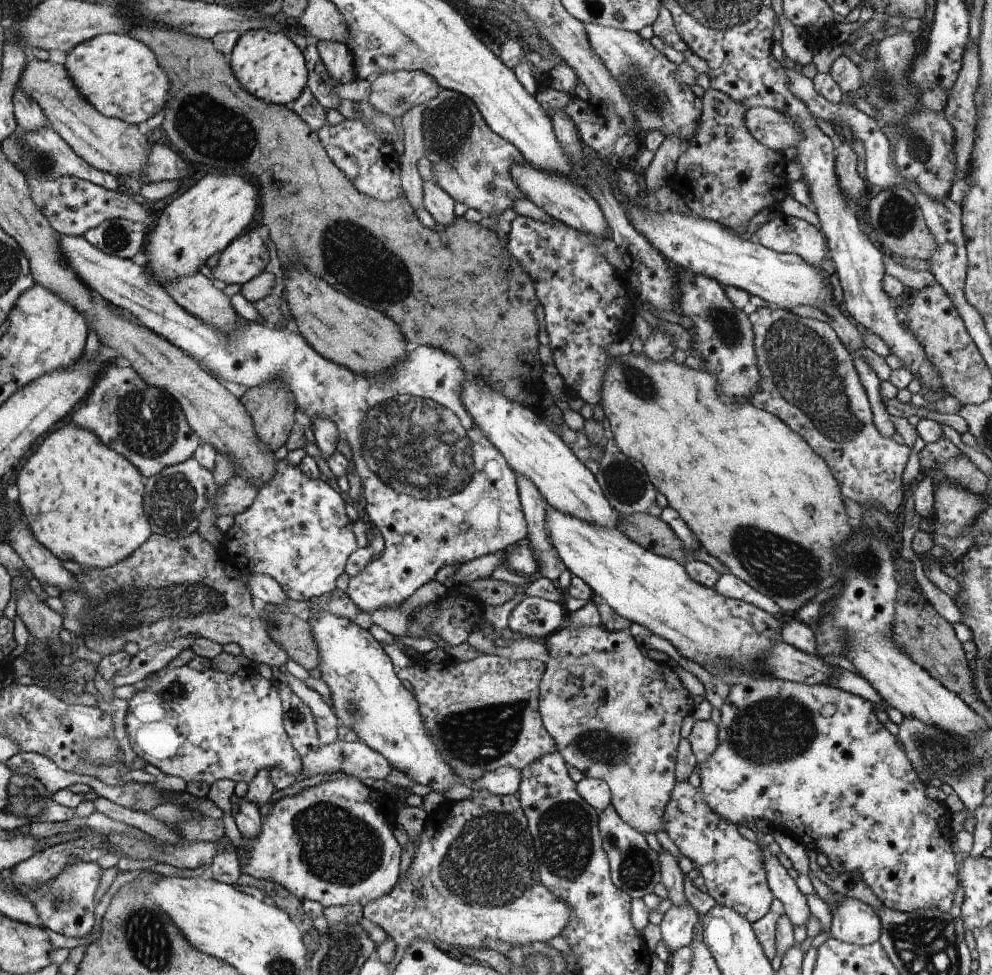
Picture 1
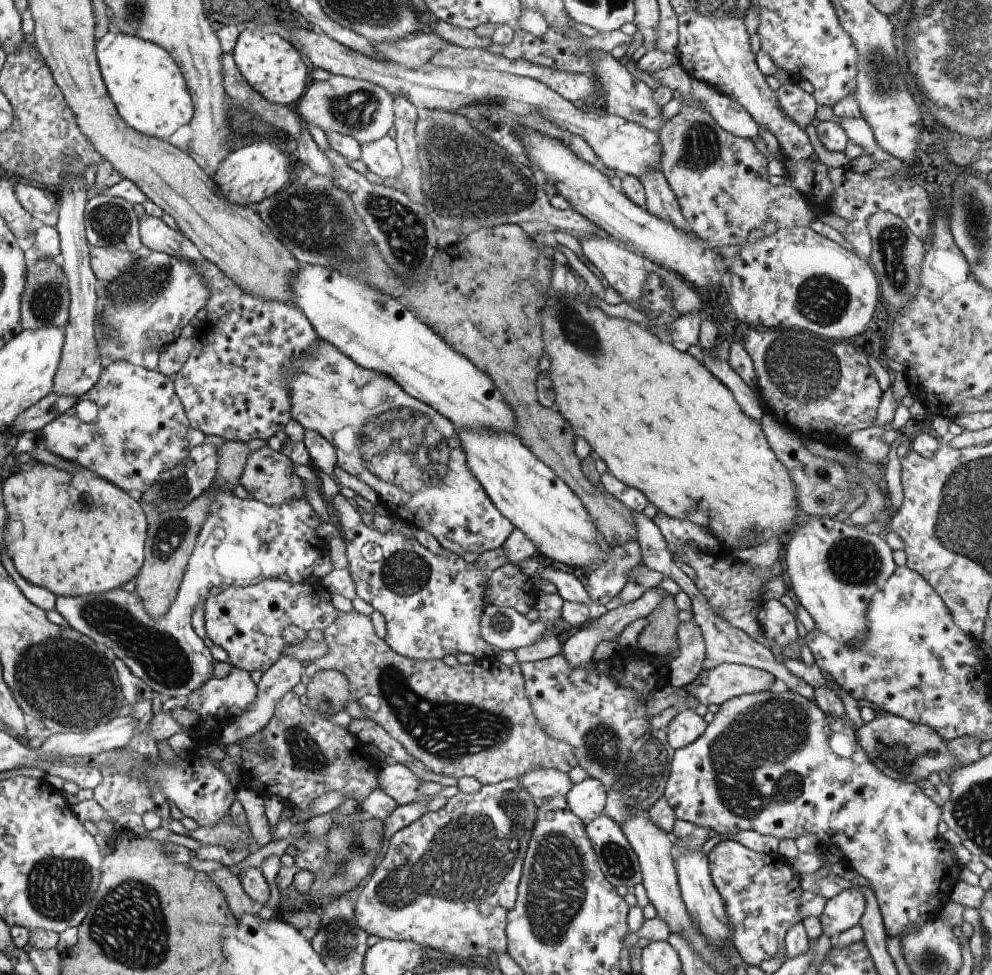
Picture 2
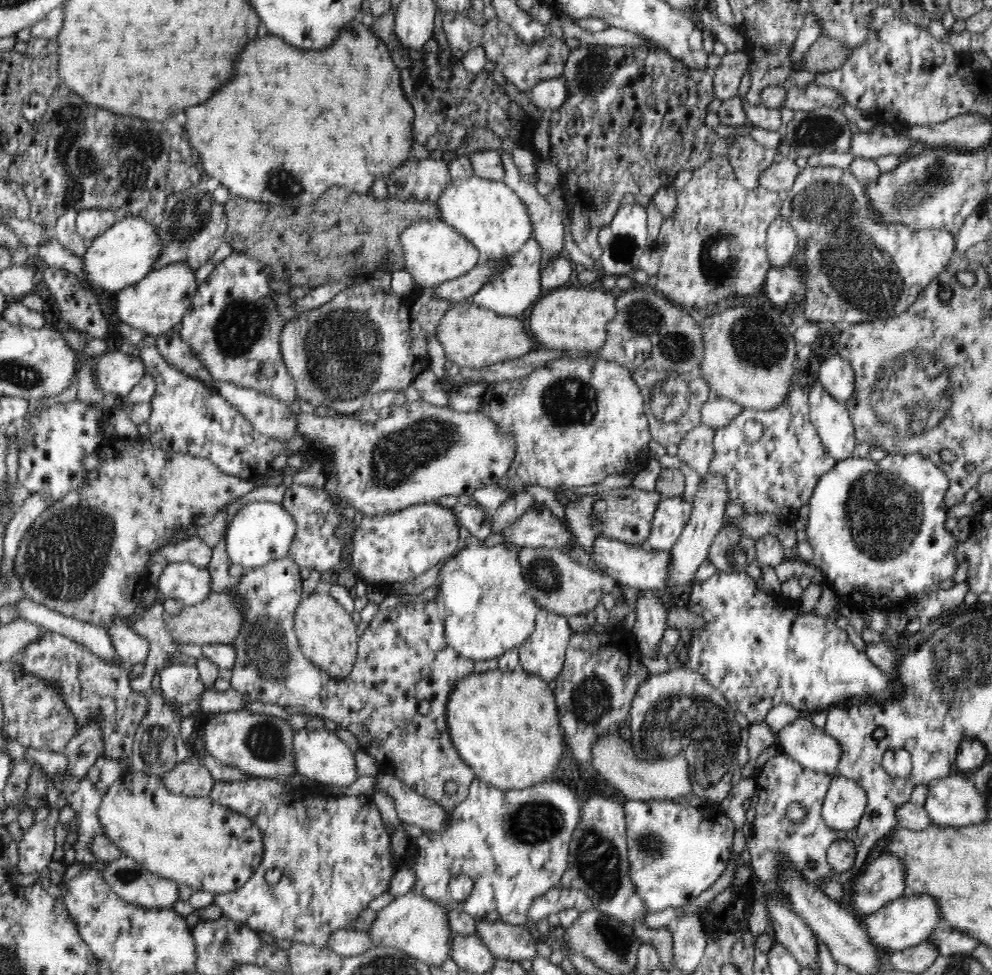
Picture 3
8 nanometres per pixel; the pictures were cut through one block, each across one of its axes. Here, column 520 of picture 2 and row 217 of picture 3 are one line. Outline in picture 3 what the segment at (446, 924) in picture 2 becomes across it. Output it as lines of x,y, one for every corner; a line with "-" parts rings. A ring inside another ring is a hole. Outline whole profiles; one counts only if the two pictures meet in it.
806,165
796,176
781,206
780,215
788,219
796,233
796,258
800,263
800,280
804,283
802,312
812,322
840,328
898,316
945,269
955,250
955,236
946,228
918,229
899,221
888,224
872,209
872,198
863,184
849,168

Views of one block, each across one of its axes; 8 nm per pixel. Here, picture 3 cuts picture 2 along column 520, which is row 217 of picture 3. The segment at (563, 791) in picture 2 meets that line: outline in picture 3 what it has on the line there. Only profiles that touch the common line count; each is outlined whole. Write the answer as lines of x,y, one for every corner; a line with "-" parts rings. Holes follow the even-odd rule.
778,215
768,227
766,253
770,266
776,268
786,267
797,253
796,233
782,215

